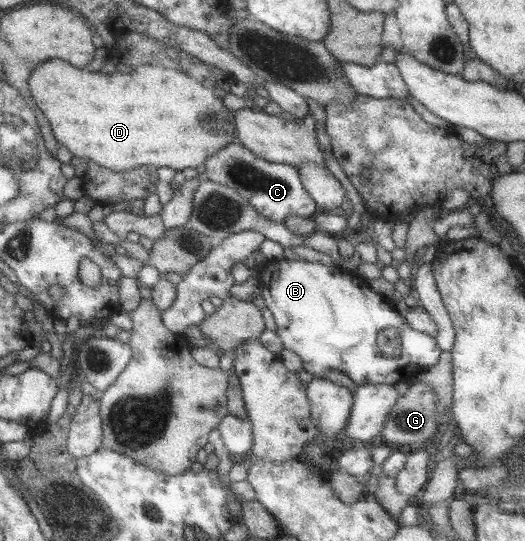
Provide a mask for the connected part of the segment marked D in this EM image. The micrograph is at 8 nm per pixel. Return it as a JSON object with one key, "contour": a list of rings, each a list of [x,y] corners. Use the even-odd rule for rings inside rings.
{"contour":[[[54,58],[34,70],[29,85],[37,107],[50,122],[57,142],[66,145],[75,156],[94,161],[98,166],[114,172],[136,167],[166,166],[175,171],[196,168],[226,144],[236,142],[234,112],[224,107],[222,98],[216,97],[212,89],[202,86],[183,72],[159,65],[136,64],[130,73],[116,70],[115,73],[106,74],[96,69],[81,69],[67,60]]]}

